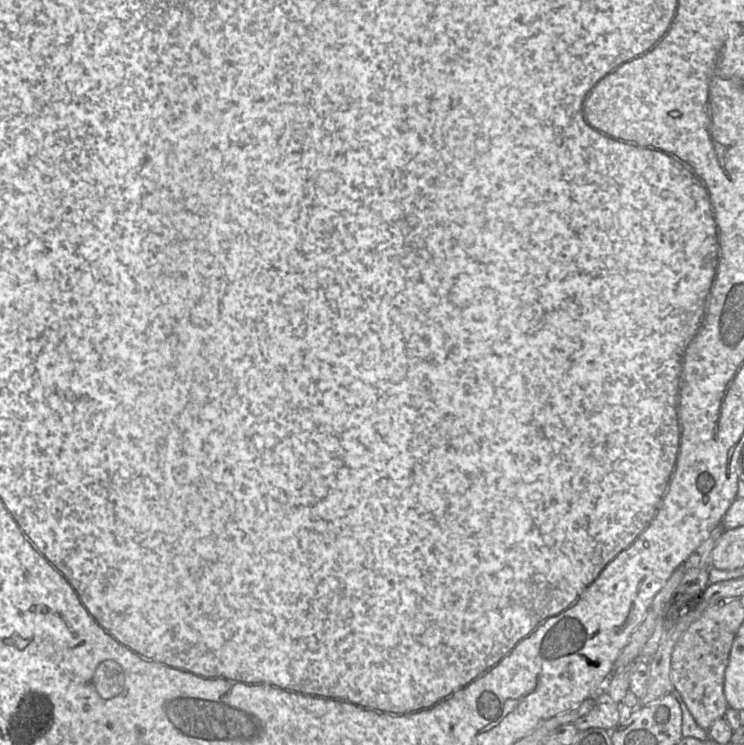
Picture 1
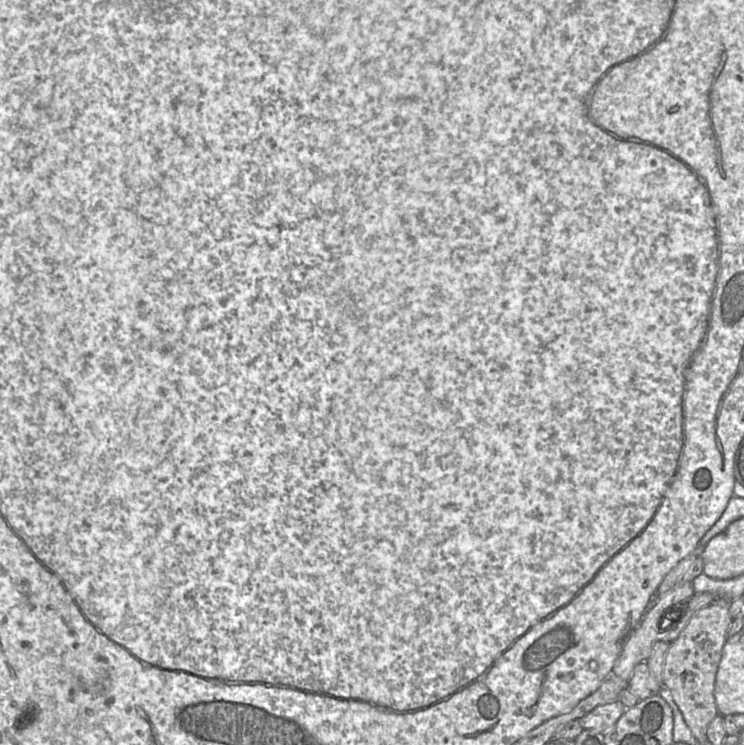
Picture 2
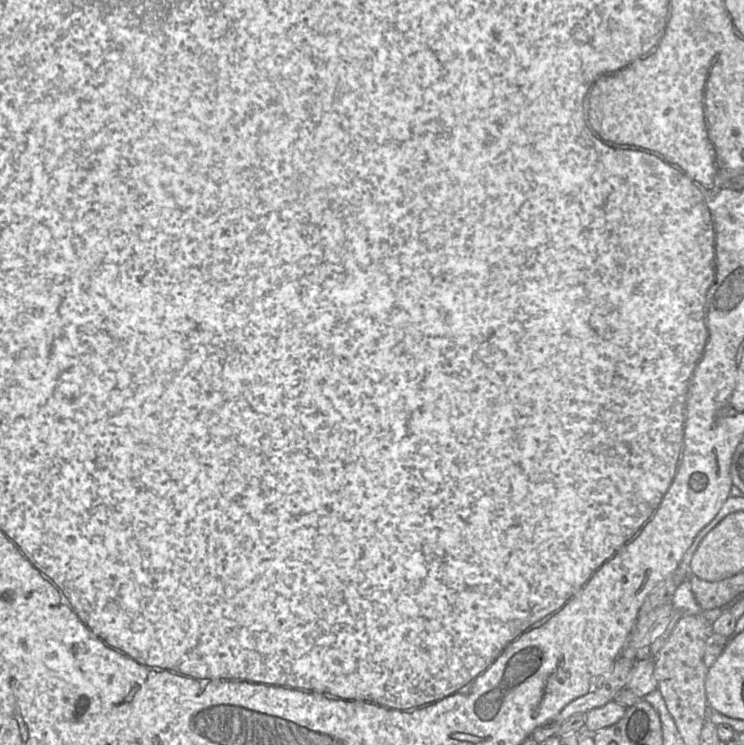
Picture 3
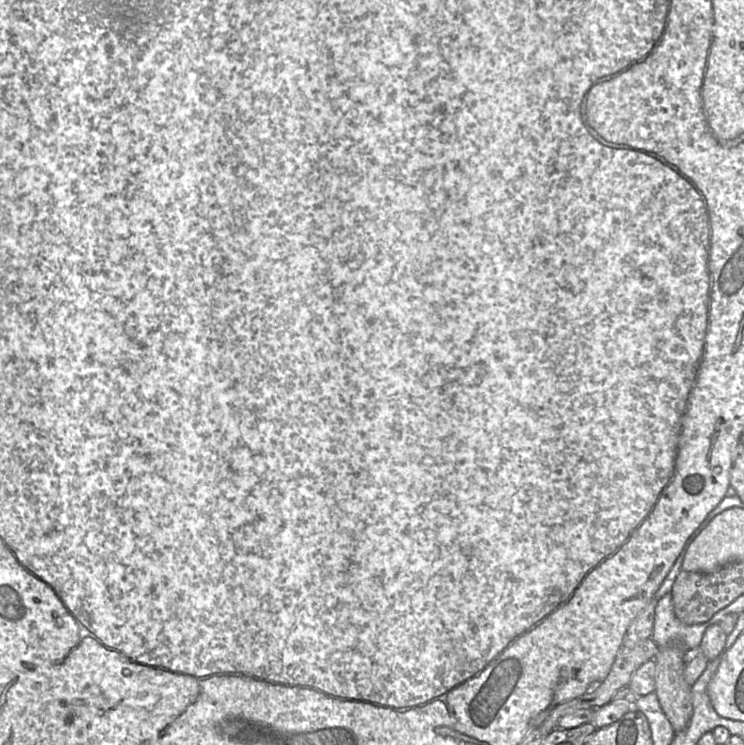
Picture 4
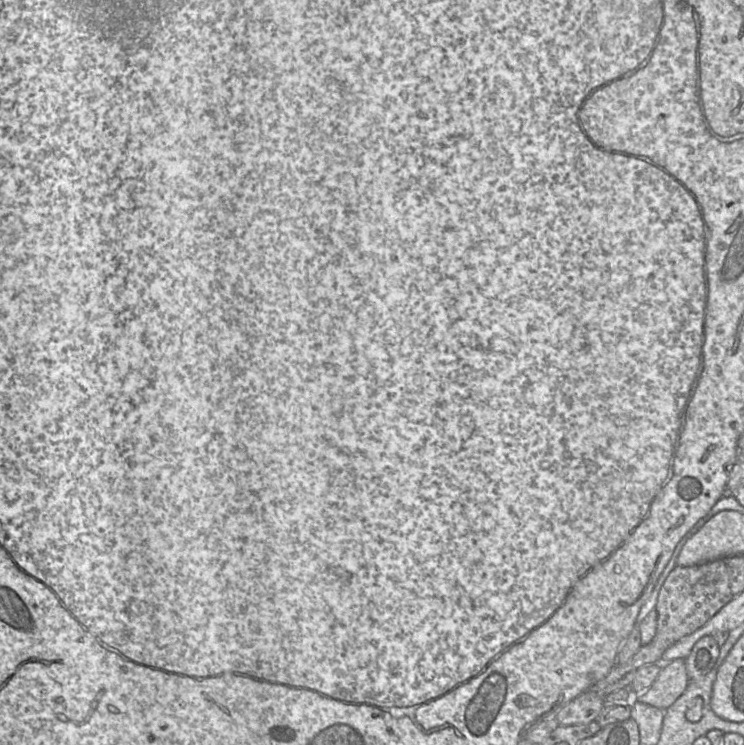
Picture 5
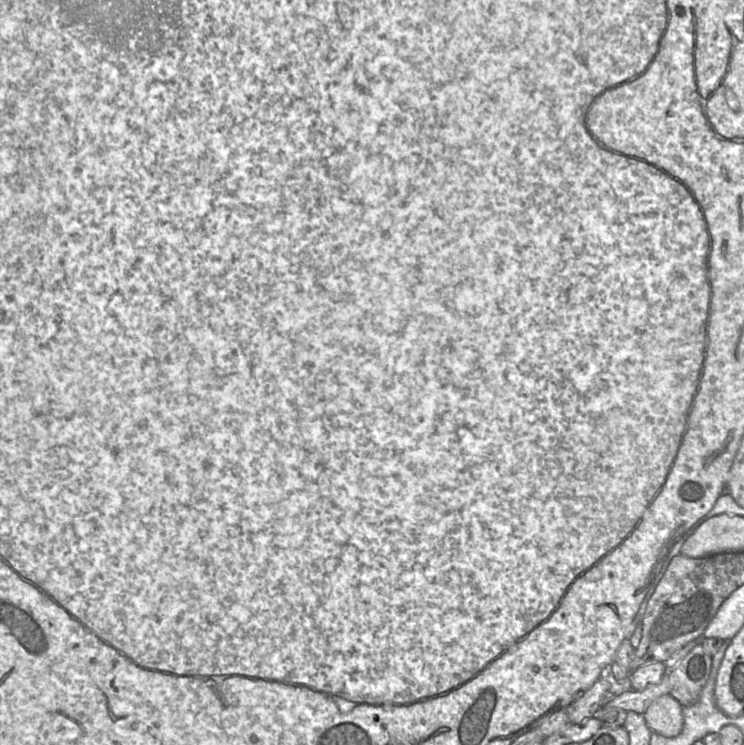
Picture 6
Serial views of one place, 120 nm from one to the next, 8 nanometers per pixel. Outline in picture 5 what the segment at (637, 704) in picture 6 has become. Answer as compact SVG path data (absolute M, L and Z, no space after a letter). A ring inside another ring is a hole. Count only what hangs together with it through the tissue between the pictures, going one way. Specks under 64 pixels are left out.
M685 659L662 662L657 678L647 690L636 693L636 701L666 710L684 693L688 684Z

